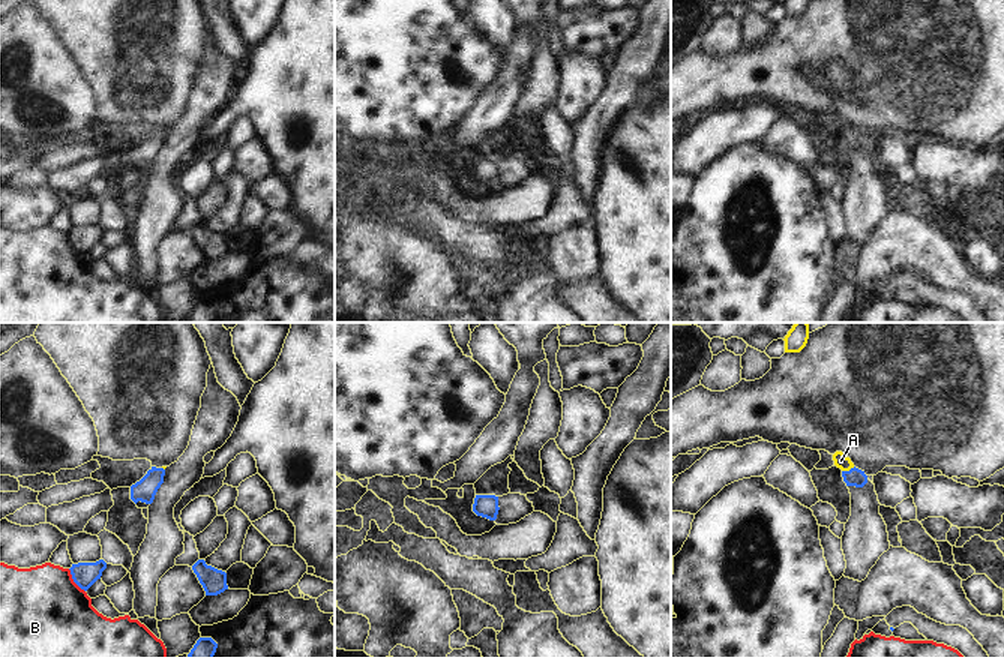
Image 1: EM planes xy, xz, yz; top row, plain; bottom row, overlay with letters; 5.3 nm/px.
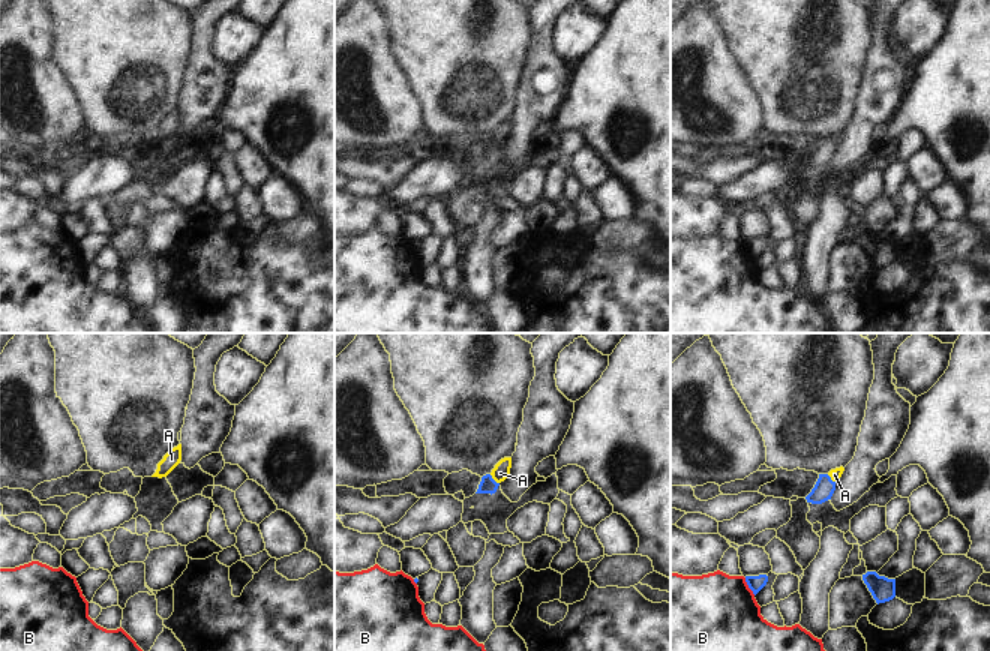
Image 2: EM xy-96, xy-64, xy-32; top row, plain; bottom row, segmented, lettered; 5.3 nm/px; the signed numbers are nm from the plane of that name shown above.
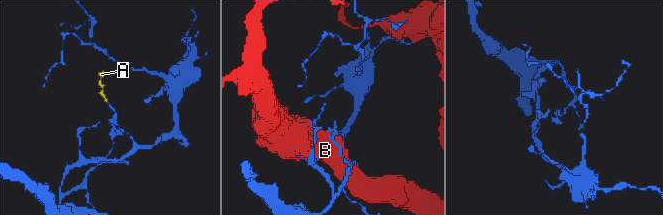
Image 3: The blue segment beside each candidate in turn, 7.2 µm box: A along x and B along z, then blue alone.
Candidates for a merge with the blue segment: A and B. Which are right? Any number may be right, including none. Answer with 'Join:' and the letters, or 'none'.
Join: A.

